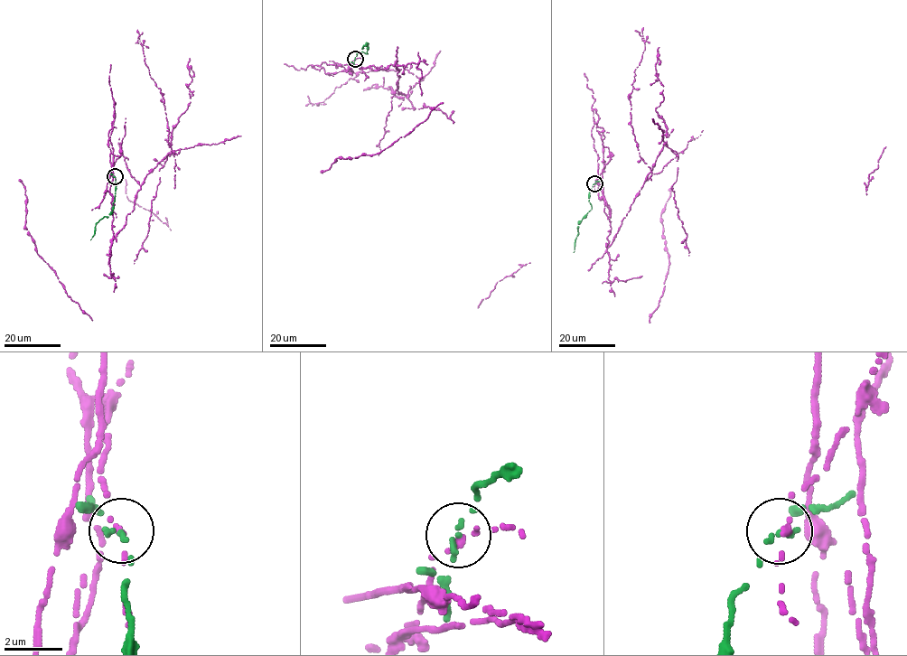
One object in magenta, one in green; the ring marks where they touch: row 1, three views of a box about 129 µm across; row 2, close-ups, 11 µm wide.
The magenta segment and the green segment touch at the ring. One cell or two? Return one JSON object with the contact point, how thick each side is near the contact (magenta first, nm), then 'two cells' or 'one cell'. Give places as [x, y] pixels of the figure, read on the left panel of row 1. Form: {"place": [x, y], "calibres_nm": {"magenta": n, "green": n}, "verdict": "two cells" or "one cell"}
{"place": [115, 176], "calibres_nm": {"magenta": 180, "green": 200}, "verdict": "two cells"}

